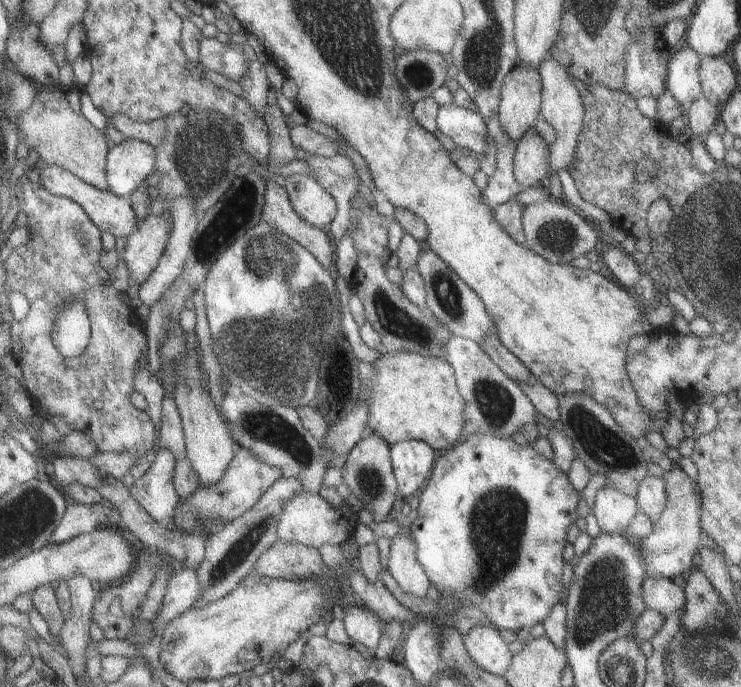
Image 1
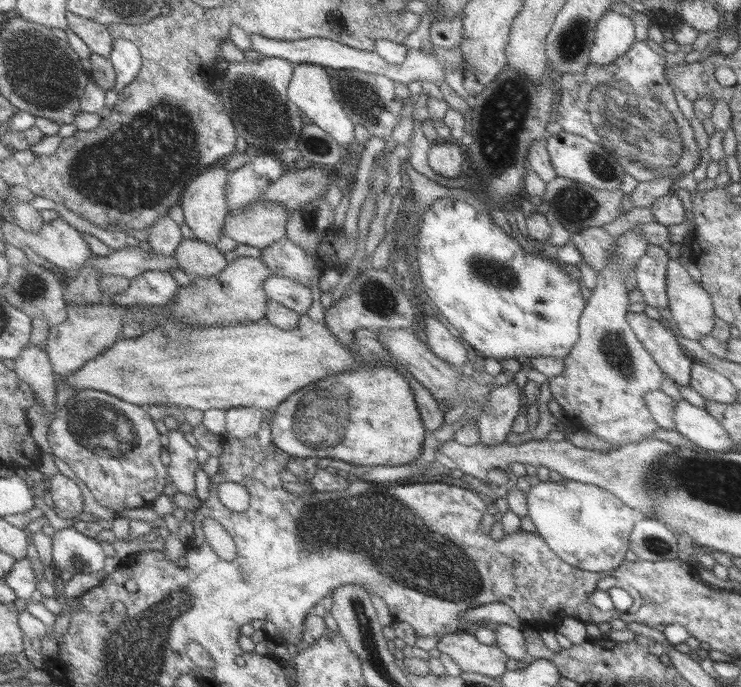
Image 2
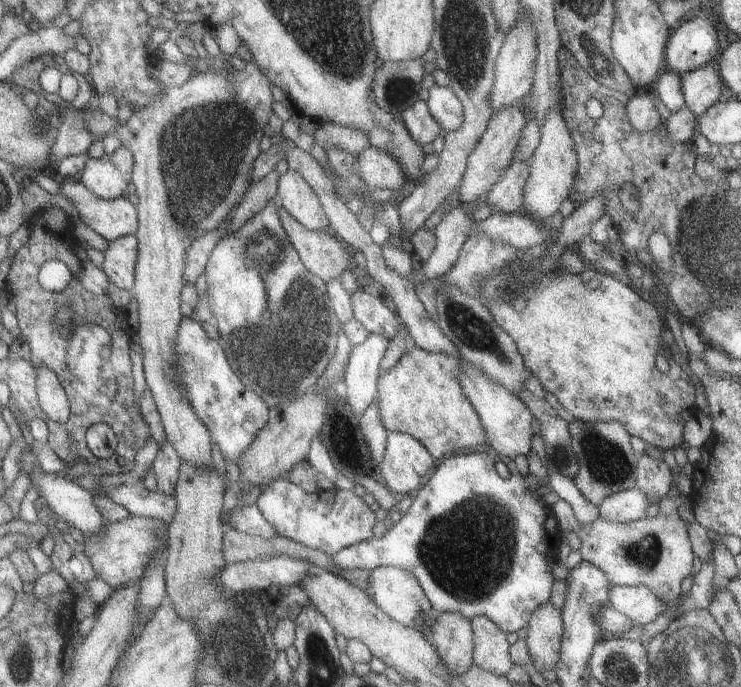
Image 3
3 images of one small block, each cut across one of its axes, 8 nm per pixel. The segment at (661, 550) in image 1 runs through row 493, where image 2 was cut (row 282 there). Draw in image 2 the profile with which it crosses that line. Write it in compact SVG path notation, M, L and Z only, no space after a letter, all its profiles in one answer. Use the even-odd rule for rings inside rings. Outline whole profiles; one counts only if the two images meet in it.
M670 258L666 266L666 293L668 296L668 307L671 310L670 321L677 325L678 334L684 338L700 341L708 336L714 326L715 314L710 294L702 288L701 284L694 282L687 269L678 259Z

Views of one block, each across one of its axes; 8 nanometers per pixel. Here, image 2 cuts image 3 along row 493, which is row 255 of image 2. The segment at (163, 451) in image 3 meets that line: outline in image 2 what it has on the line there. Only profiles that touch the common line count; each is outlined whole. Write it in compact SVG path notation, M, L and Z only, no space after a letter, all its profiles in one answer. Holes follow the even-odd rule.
M170 214L162 216L153 227L149 228L151 246L158 254L176 256L180 245L185 241L181 224L177 224Z

